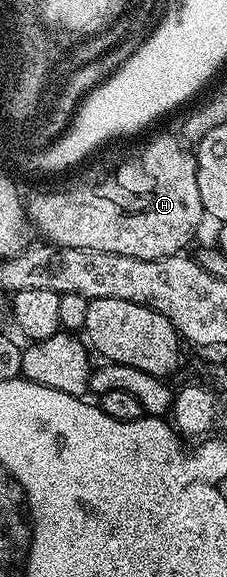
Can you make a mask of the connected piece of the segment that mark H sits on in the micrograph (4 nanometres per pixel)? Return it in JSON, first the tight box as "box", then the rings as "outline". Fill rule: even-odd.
{"box":[26,134,206,260],"outline":[[[160,134],[144,146],[133,162],[124,162],[113,178],[97,186],[80,186],[77,190],[56,190],[53,194],[36,194],[26,202],[28,221],[40,229],[41,239],[54,246],[98,248],[98,252],[114,252],[118,256],[134,256],[138,260],[158,260],[181,253],[184,245],[196,234],[206,215],[202,196],[198,196],[198,176],[193,151],[172,134]]]}

